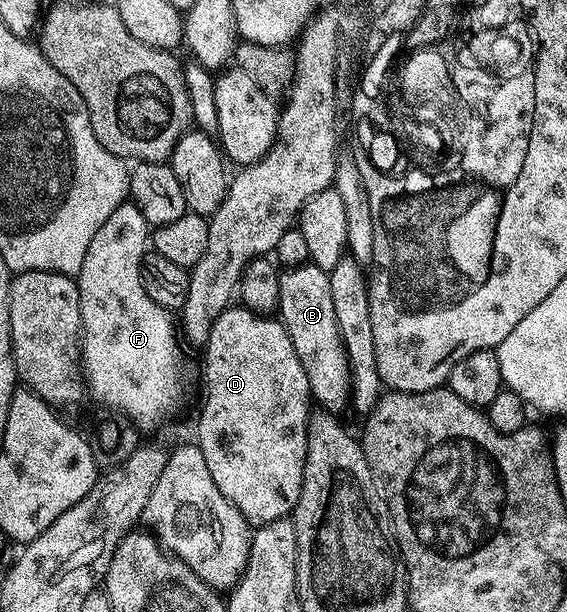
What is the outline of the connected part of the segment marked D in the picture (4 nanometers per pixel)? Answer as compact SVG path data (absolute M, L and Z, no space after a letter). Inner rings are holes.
M230 307L224 309L219 319L215 319L207 343L203 347L203 353L205 353L205 402L202 403L201 414L197 417L195 444L203 451L203 459L207 459L207 467L211 470L211 479L215 479L215 487L219 487L223 495L227 495L229 502L245 516L250 526L266 525L280 517L289 517L293 508L297 506L303 487L303 467L307 455L307 427L311 416L311 408L309 409L311 394L307 375L303 371L303 363L299 363L299 355L295 355L291 335L287 335L285 326L272 316L253 313L244 307Z

